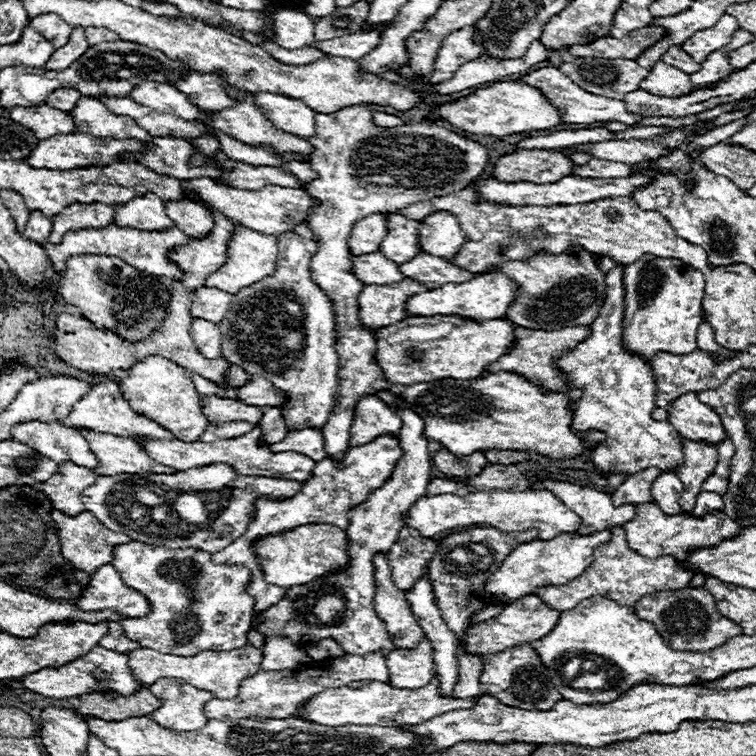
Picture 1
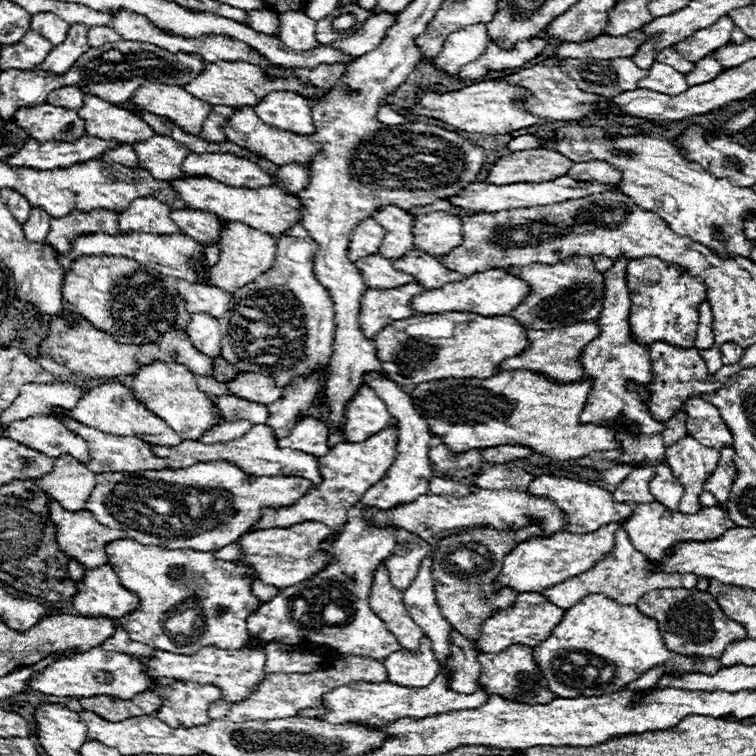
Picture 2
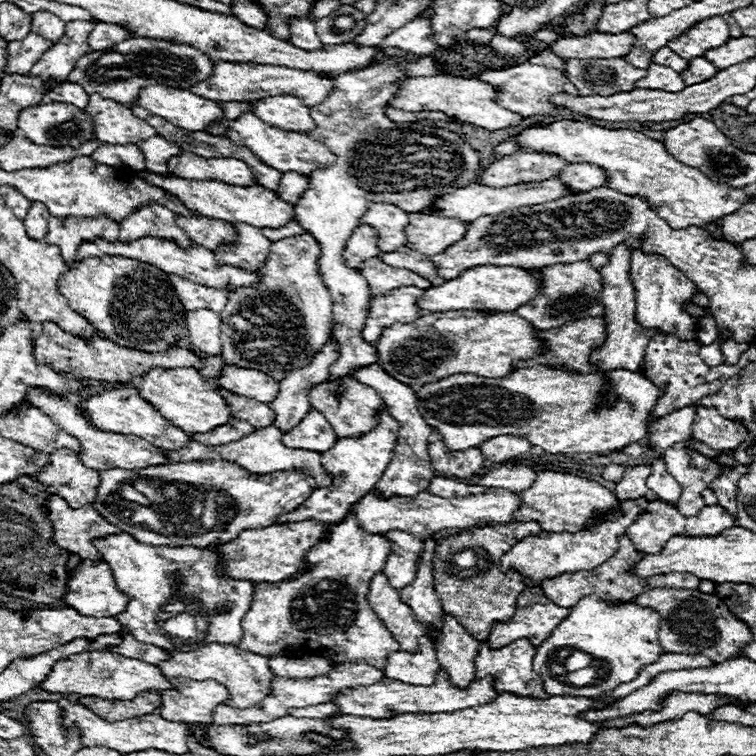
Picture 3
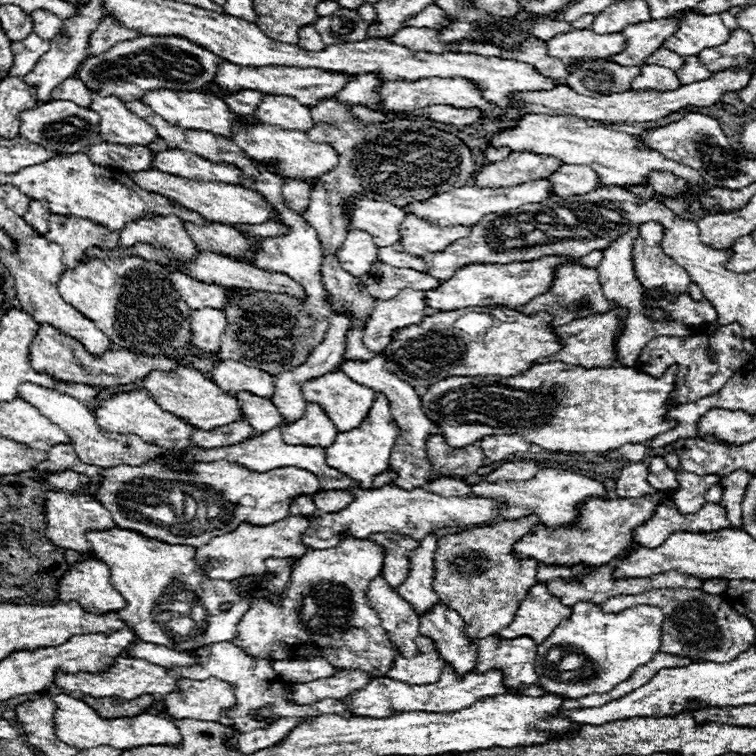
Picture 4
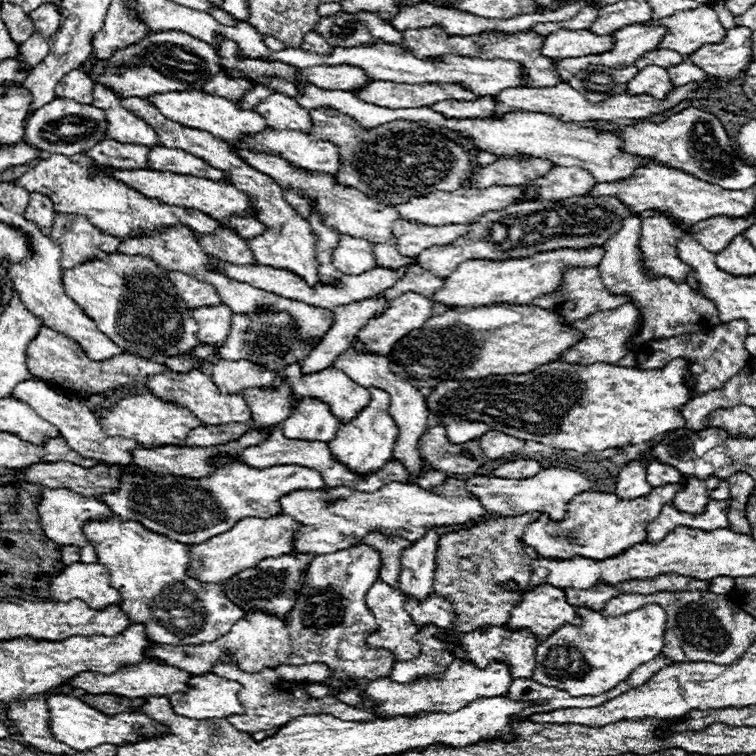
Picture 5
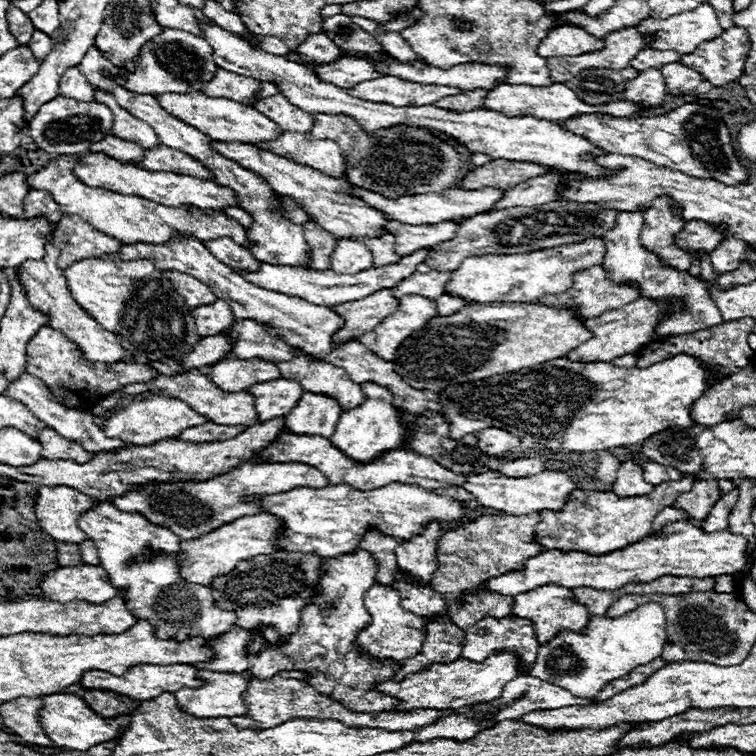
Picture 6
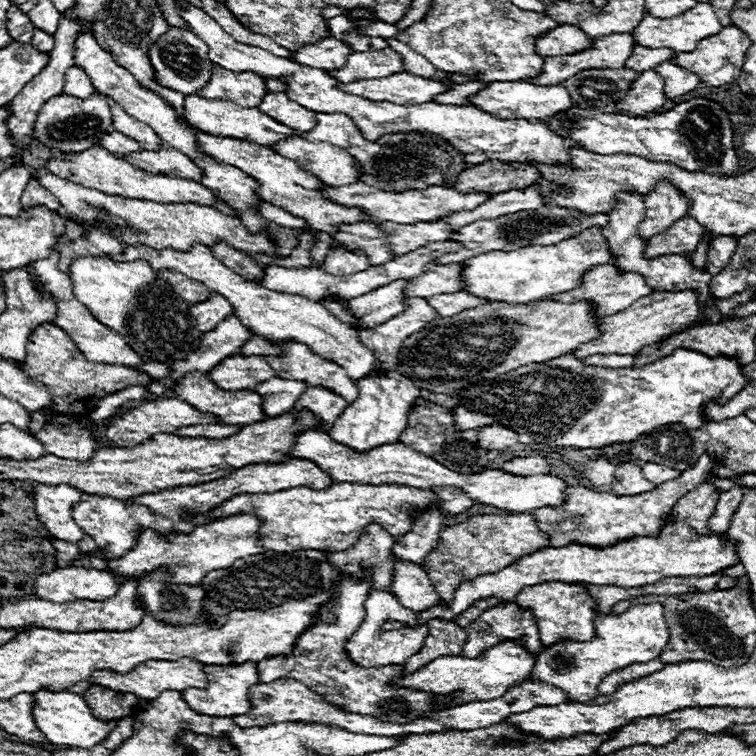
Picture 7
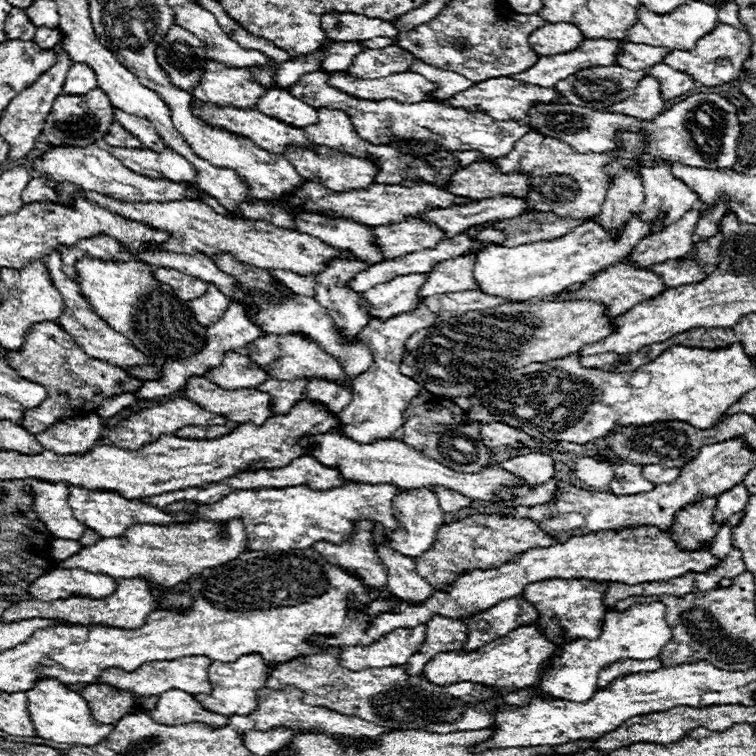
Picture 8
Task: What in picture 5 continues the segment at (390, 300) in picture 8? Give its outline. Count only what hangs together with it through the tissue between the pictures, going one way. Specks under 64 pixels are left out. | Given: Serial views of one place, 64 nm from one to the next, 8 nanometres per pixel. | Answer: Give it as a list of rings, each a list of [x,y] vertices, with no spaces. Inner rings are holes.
[[[368,298],[362,302],[354,302],[350,306],[332,308],[334,324],[326,332],[326,338],[302,362],[302,374],[312,374],[330,368],[334,360],[350,348],[350,342],[354,340],[356,332],[362,330],[370,316],[380,314],[386,304],[388,300],[384,298]]]

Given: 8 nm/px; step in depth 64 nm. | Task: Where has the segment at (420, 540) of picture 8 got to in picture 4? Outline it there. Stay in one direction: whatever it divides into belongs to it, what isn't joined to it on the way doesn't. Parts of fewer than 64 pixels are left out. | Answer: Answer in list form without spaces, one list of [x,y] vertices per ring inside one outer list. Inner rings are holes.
[[[428,534],[418,550],[410,552],[410,564],[412,564],[412,572],[406,578],[406,582],[402,586],[398,586],[398,594],[412,604],[412,608],[418,614],[428,612],[434,604],[440,602],[438,594],[432,588],[434,582],[434,552],[436,552],[436,536]]]

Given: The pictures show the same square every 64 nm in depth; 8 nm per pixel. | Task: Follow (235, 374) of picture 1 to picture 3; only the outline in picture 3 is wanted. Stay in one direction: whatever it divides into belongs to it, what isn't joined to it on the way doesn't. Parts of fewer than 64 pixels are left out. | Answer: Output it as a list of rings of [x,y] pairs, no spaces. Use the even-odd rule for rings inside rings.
[[[220,356],[204,358],[204,360],[202,360],[202,364],[204,364],[204,368],[202,368],[202,376],[204,376],[204,378],[212,378],[212,380],[220,378],[222,368],[226,366],[226,362],[222,362],[222,358],[220,358]]]

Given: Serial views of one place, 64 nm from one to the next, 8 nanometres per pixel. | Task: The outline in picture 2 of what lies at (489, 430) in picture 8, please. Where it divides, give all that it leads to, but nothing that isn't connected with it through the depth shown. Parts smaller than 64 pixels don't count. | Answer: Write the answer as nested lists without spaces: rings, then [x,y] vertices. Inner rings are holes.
[[[494,446],[494,448],[484,448],[482,456],[486,462],[492,464],[506,464],[518,458],[528,458],[532,454],[530,448],[524,446]]]

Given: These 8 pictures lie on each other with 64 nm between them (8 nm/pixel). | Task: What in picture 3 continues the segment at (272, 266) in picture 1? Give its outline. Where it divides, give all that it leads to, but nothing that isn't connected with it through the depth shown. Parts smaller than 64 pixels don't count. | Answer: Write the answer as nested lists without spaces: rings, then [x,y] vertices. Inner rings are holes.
[[[234,224],[234,228],[236,228],[236,242],[222,244],[214,252],[216,260],[220,264],[258,272],[270,254],[272,240],[268,240],[258,228],[248,224]]]

